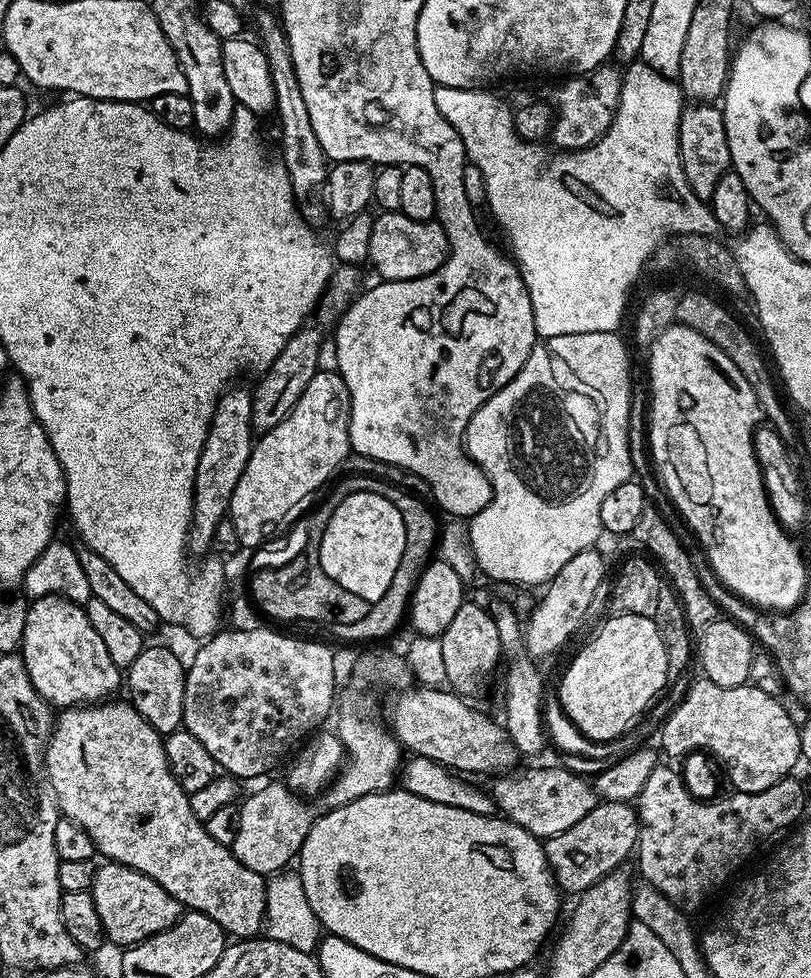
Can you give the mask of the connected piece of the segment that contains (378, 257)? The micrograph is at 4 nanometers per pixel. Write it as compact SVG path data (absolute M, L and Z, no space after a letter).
M399 210L394 212L381 211L379 215L374 219L374 230L370 230L368 264L380 275L377 277L381 281L422 278L426 274L434 274L434 270L438 270L444 265L444 260L448 257L448 239L442 230L442 226L437 224L435 219L415 220L414 218L406 218L406 214Z

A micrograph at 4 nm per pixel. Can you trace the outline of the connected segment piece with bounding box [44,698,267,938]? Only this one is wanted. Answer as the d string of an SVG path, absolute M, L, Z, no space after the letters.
M112 698L107 702L96 702L91 706L63 709L55 717L52 734L48 737L44 750L44 767L48 774L48 781L52 784L52 792L56 795L56 805L67 819L78 822L78 826L82 826L82 830L86 830L86 834L90 834L90 838L94 838L96 851L101 857L104 855L103 859L105 861L114 864L125 864L127 868L133 868L142 874L146 874L151 880L158 882L158 886L162 886L162 890L169 892L185 909L201 912L210 918L214 918L214 922L221 924L229 937L259 937L265 927L265 912L267 910L267 883L265 877L261 873L242 866L242 862L238 862L238 858L234 855L229 845L214 842L214 838L210 838L210 834L204 829L204 821L196 817L194 810L190 806L188 801L189 793L184 791L184 788L176 780L171 770L164 743L165 737L156 732L154 726L150 726L150 722L146 722L146 718L142 718L142 714L138 714L136 707L130 702L124 701L123 704L120 698Z

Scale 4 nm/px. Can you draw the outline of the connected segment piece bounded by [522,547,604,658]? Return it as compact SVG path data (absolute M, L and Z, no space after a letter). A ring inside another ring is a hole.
M595 547L582 550L558 570L554 579L549 580L543 589L544 597L540 605L526 618L526 627L523 629L524 646L527 655L532 658L548 656L556 652L576 632L576 627L584 620L600 583L604 580L604 560L596 553Z

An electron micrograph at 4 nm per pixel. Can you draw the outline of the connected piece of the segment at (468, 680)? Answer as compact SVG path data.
M465 602L458 606L458 614L454 614L450 626L439 636L442 642L442 655L446 666L446 684L451 691L465 697L472 695L488 680L488 675L502 660L498 626L494 626L491 611L483 604Z

